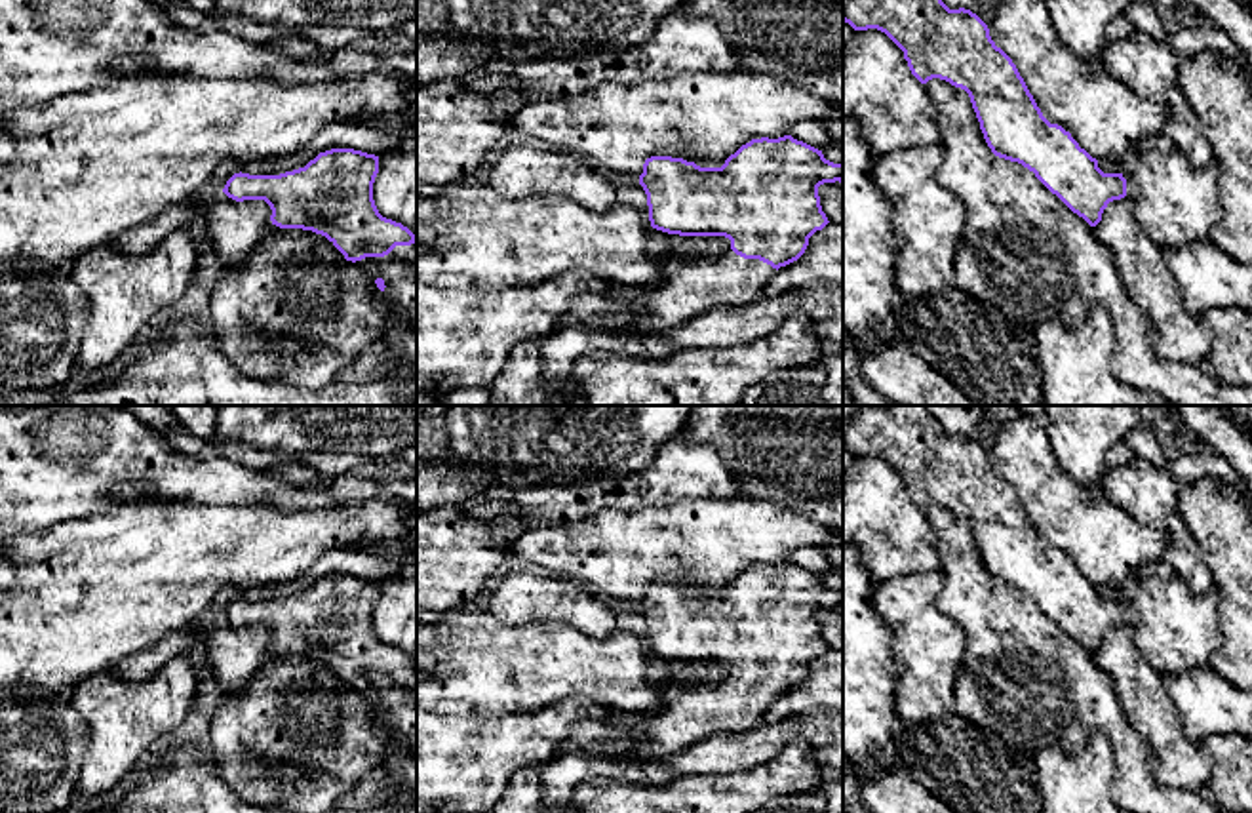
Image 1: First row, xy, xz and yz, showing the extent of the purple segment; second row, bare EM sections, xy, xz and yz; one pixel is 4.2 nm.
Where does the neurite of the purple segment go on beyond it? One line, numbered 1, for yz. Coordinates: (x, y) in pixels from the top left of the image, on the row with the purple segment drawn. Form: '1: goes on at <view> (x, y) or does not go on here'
1: does not go on here

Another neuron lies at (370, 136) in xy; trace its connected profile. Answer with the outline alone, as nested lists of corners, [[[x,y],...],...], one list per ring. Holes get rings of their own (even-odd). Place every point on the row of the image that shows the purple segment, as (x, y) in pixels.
[[[346,120],[322,128],[310,141],[297,150],[278,158],[261,160],[225,160],[215,169],[207,190],[223,190],[234,173],[270,175],[274,171],[293,169],[308,164],[320,152],[331,149],[354,149],[367,154],[382,154],[405,141],[405,129],[398,122],[388,120]]]

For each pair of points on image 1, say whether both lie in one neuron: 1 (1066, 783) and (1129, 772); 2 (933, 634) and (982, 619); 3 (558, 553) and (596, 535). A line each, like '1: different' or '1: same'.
1: different
2: different
3: same

